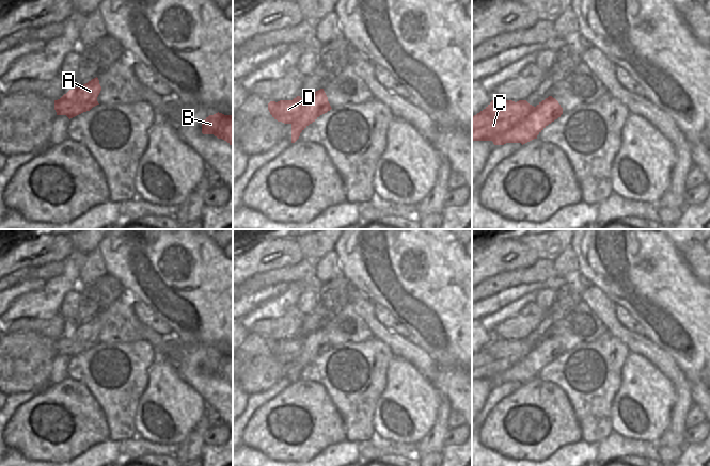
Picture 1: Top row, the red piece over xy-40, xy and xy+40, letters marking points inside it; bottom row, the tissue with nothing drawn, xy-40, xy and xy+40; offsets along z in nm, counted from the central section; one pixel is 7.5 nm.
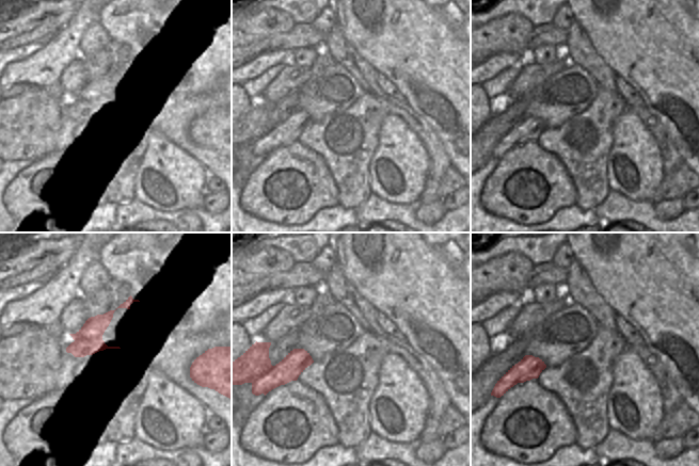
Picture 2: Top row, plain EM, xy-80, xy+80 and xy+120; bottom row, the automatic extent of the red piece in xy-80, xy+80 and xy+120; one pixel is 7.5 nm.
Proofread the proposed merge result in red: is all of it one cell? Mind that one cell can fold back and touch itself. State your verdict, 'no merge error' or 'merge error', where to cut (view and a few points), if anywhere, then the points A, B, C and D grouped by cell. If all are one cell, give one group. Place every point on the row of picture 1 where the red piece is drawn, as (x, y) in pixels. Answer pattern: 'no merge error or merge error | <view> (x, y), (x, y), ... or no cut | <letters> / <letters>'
merge error | xy+40 (535, 107), (522, 121), (491, 140) | A / B C D

